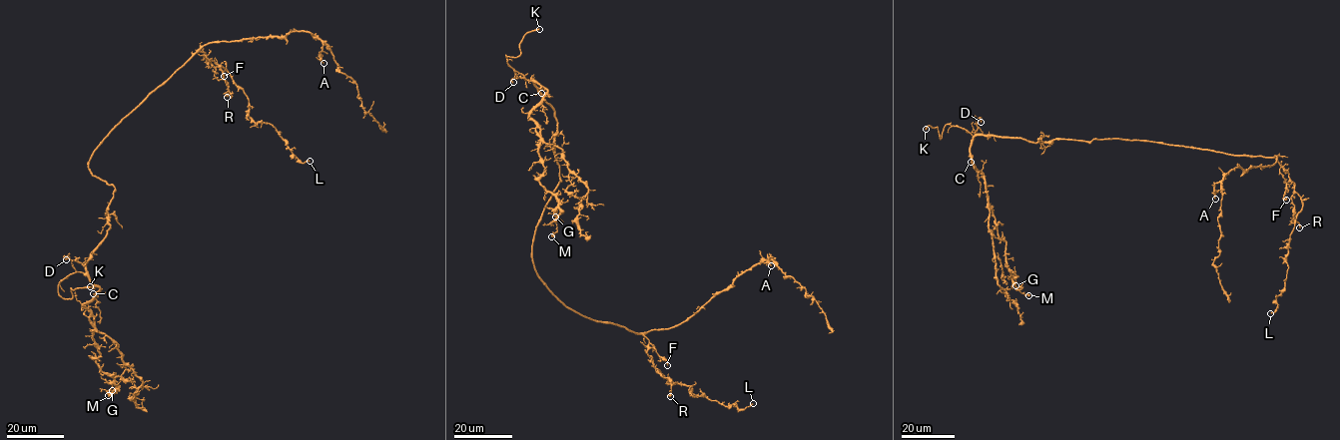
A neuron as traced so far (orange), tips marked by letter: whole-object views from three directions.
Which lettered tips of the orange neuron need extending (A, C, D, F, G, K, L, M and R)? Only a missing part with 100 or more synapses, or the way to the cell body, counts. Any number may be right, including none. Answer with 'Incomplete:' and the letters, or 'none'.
Incomplete: K

